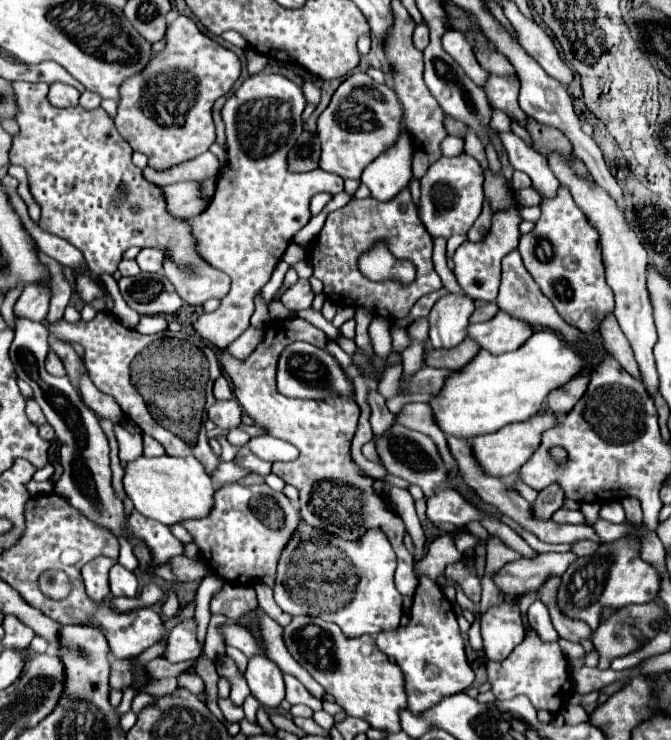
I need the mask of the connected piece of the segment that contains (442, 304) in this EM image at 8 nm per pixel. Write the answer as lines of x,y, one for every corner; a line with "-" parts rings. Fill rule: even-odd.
447,294
443,296
429,314
429,342
433,348
459,346
467,338
469,318
475,304
467,296

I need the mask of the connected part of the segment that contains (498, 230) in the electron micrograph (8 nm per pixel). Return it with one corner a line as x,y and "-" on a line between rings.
515,204
515,206
511,206
511,210
501,210
499,214
493,214
491,228
483,240
479,240
479,242
467,240
455,250
453,262
455,262
457,282
465,290
465,294
471,296
473,300
493,302
497,298
499,278
501,278
501,258
517,248
519,238
521,238
519,224
521,224
521,216
519,216
519,206

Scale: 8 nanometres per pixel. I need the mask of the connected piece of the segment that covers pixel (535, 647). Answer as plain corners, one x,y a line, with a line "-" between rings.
533,630
525,636
525,640
509,654
509,658
501,662
489,662
487,664
491,692
497,700
511,700
519,694
529,696
529,700
535,704
537,710
547,710
551,714
557,714
573,696
573,684
569,676
569,660
563,656
557,642
545,644
541,642

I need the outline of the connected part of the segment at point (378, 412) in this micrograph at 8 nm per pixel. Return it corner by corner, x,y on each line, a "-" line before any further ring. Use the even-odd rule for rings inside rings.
377,390
369,392
369,406
371,406
371,428
373,428
373,434
375,436
383,436
395,424
395,416
387,410
385,398

